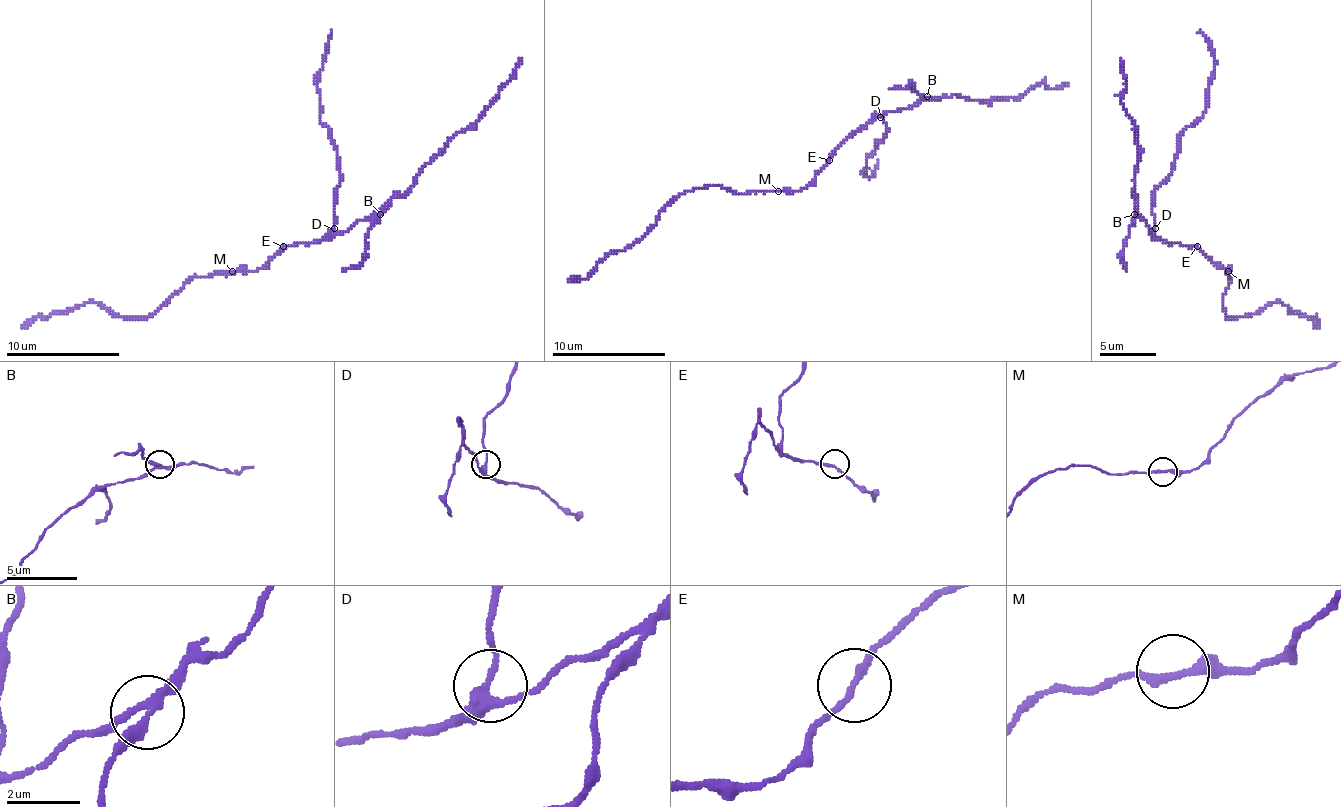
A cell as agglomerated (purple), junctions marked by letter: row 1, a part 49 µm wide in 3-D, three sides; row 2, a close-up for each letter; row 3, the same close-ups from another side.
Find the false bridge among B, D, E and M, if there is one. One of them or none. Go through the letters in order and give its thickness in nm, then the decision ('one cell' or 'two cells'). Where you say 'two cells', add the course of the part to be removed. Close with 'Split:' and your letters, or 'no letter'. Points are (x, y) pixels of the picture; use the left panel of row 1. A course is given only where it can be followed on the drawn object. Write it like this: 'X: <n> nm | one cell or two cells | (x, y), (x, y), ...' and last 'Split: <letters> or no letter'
B: 220 nm | two cells | (379, 214), (365, 240), (365, 257), (343, 271)
D: 240 nm | one cell
E: 170 nm | one cell
M: 220 nm | one cell
Split: B

